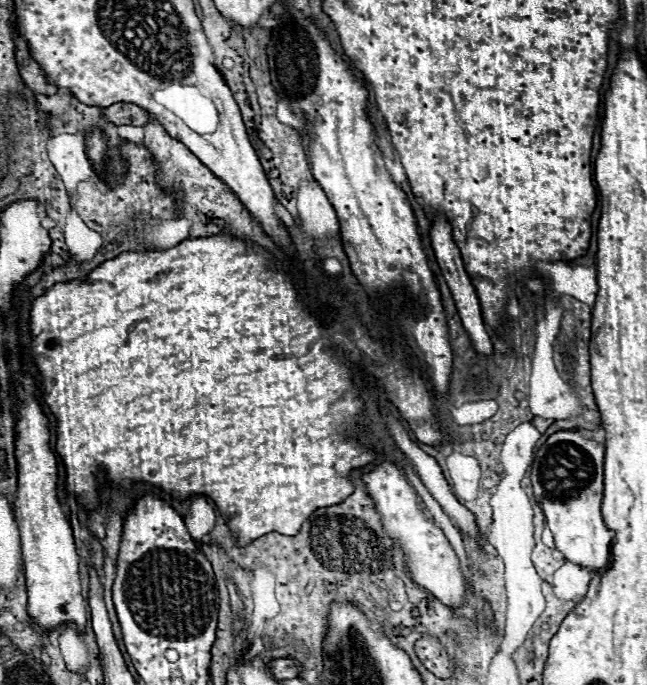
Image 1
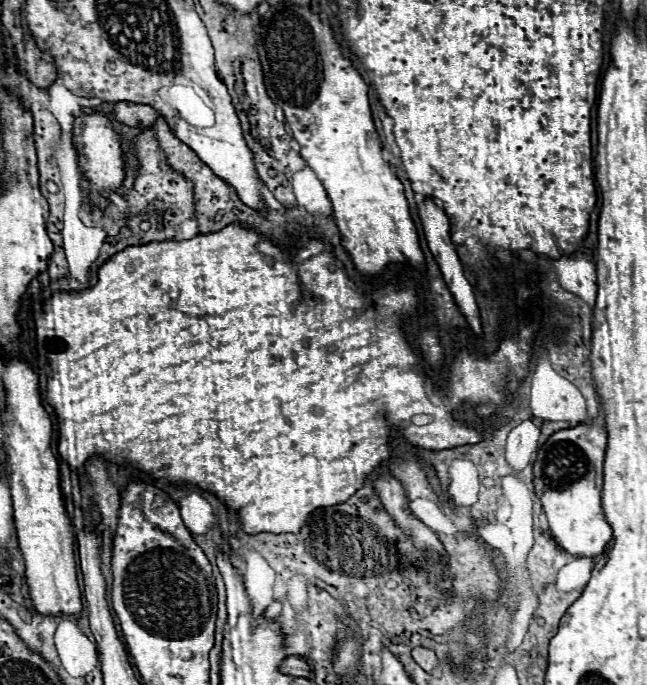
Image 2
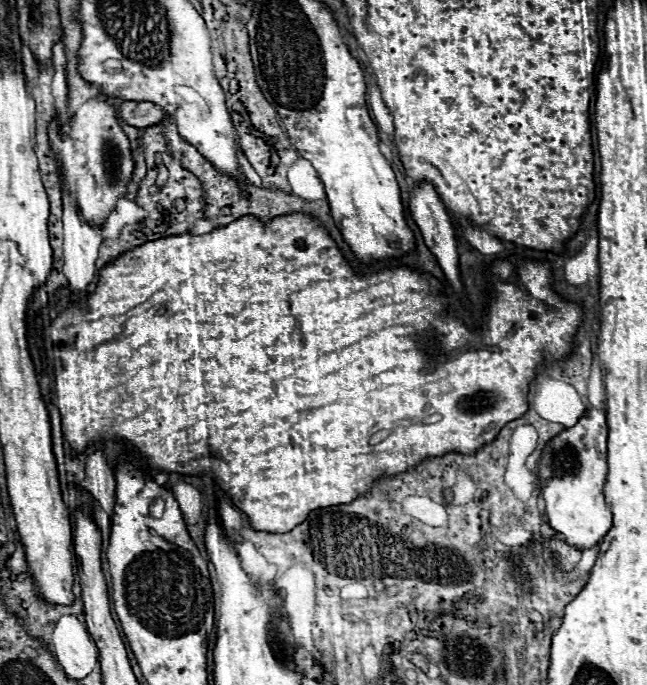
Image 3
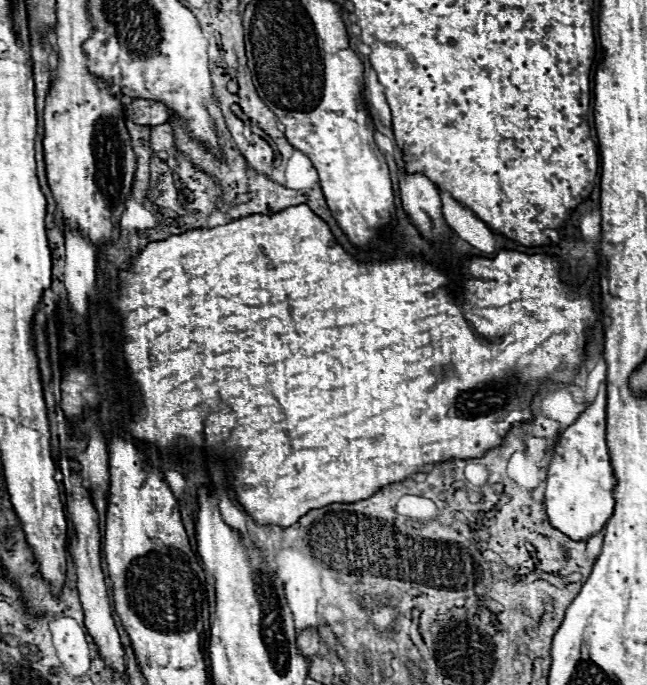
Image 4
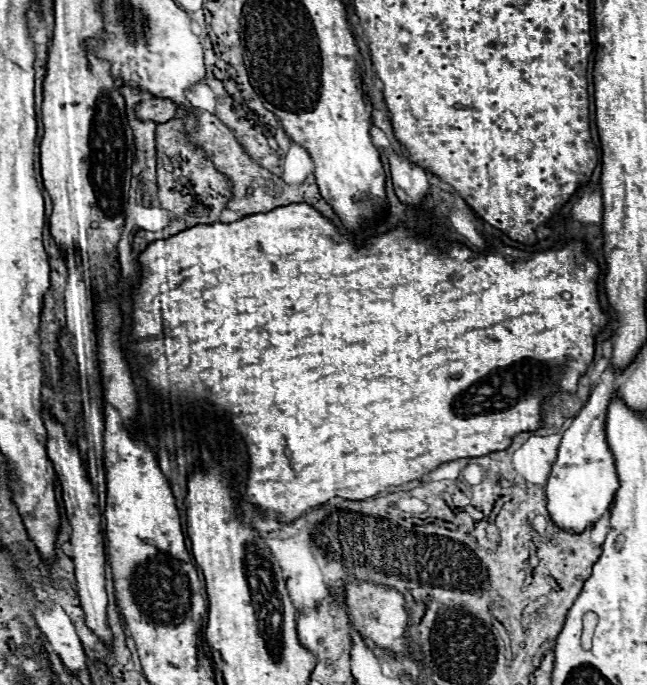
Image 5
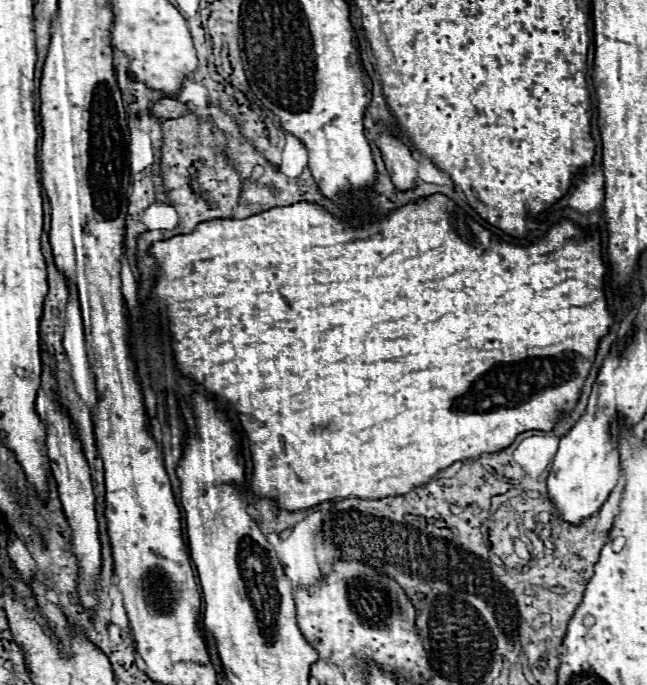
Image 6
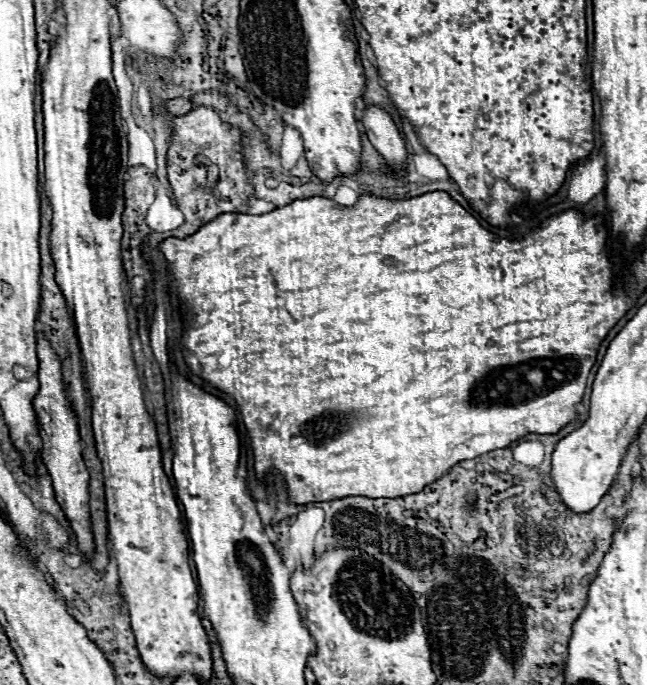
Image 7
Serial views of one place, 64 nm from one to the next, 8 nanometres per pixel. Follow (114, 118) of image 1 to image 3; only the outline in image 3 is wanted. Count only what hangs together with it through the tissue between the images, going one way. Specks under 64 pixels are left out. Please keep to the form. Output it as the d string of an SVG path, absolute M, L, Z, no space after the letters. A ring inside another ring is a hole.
M122 102L118 108L120 120L134 128L156 126L164 120L164 110L152 102Z

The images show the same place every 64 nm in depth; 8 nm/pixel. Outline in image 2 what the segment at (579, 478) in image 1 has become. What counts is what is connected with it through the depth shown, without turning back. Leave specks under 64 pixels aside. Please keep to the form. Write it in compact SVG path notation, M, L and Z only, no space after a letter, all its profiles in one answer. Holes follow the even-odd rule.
M578 424L568 430L554 432L546 444L538 450L538 458L534 462L534 488L540 498L550 532L558 546L572 556L578 558L602 558L608 540L612 538L612 528L608 526L602 512L602 464L606 450L606 432L598 432L594 424Z

